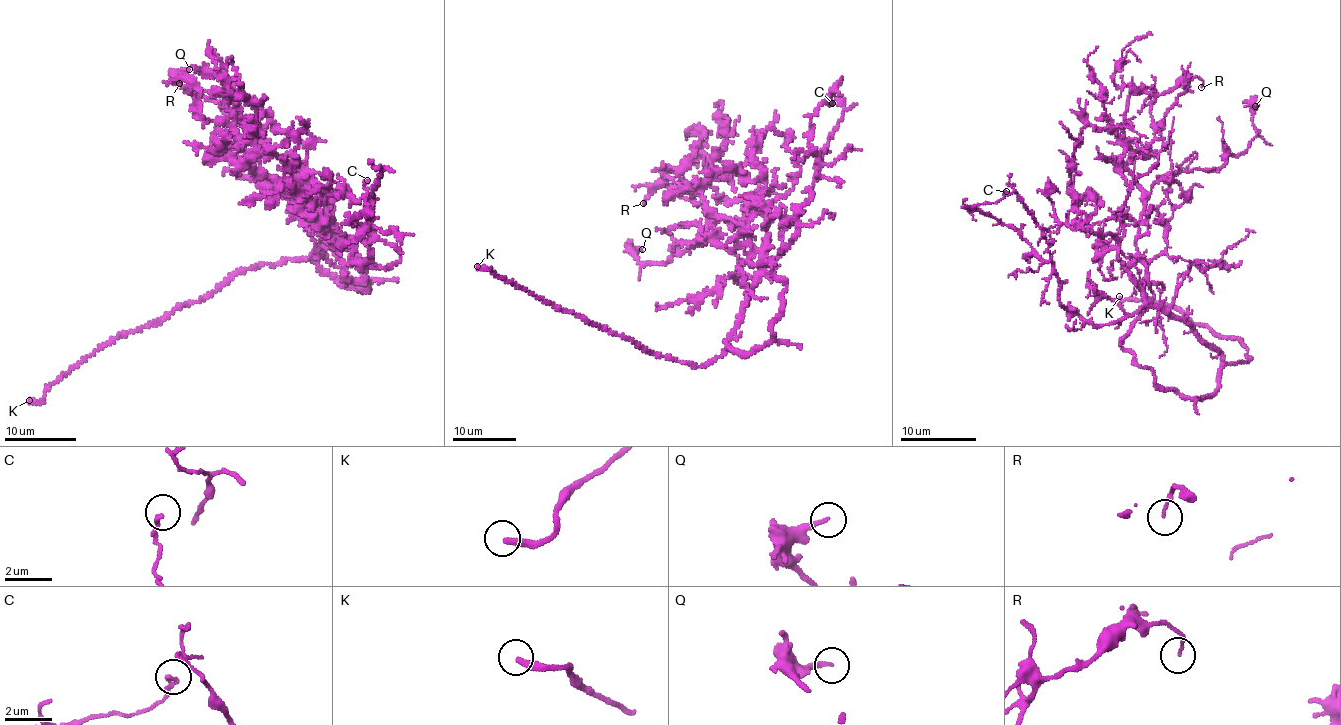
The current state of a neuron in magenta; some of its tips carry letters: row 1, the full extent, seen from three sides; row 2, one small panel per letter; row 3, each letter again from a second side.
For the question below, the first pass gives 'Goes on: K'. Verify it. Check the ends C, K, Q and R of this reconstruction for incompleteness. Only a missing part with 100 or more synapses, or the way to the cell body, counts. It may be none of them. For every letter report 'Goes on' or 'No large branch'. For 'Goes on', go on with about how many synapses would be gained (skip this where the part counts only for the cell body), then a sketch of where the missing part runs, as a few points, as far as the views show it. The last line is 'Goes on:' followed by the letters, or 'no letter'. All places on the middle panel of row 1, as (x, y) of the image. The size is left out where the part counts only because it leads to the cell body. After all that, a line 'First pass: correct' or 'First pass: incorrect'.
C: No large branch
K: Goes on
Q: No large branch
R: No large branch
Goes on: K
First pass: correct

